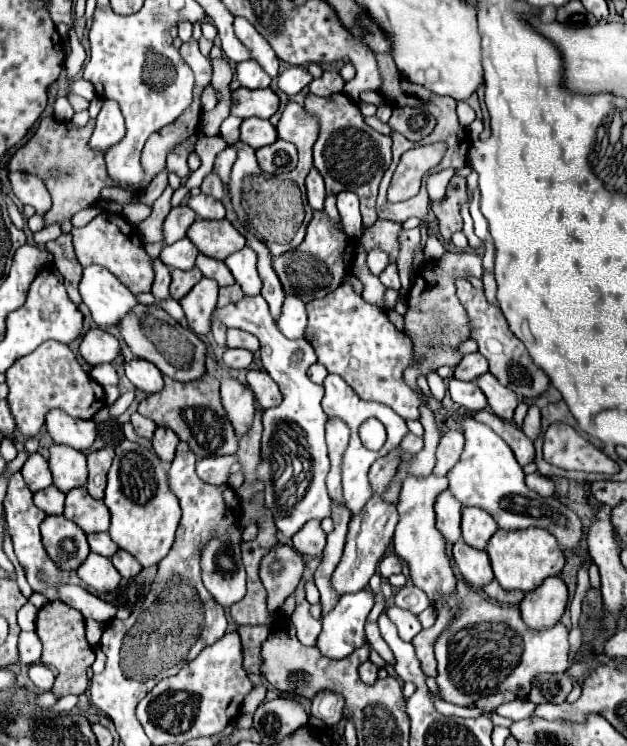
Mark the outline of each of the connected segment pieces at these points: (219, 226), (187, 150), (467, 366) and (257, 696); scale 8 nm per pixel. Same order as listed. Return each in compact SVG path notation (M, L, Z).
M196 219L188 229L188 239L198 247L202 255L208 255L212 259L226 259L246 245L244 235L228 219Z
M194 133L186 143L180 143L178 147L174 147L174 151L170 151L168 161L166 161L168 171L178 173L182 179L190 173L190 169L188 169L188 165L186 165L186 159L188 159L188 155L194 151L196 141L198 141L198 133Z
M480 353L464 355L460 365L454 369L454 377L462 381L474 381L482 373L488 373L488 363L486 363L486 357L482 357Z
M262 685L254 687L254 689L250 691L250 695L244 699L244 703L242 703L242 711L244 711L244 713L254 713L256 707L262 703L264 697L266 697L266 689L264 689Z

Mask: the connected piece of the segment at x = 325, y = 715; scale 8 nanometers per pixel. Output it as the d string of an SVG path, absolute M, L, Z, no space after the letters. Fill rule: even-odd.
M320 691L312 699L312 715L322 719L326 725L334 727L342 719L344 699L336 691Z

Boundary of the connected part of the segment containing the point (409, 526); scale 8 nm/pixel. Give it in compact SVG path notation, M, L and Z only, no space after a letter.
M430 473L428 477L408 475L404 479L402 491L400 491L400 503L398 503L400 523L398 523L396 533L394 533L396 555L408 563L412 583L428 595L430 603L438 611L436 623L430 629L422 629L412 639L416 655L422 663L422 671L428 677L436 677L434 643L436 643L438 635L450 625L450 619L454 619L454 615L458 615L458 611L462 611L462 603L456 597L456 577L454 577L454 571L450 567L450 559L446 555L446 541L444 541L444 535L434 525L434 501L436 501L436 495L442 493L446 487L448 487L446 475L434 475L434 473Z

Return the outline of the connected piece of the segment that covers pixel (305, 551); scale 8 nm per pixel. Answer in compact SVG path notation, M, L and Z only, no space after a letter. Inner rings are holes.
M312 519L310 523L306 523L306 527L302 527L302 531L298 531L298 535L292 537L292 543L300 555L322 555L326 533L322 531L318 519Z

